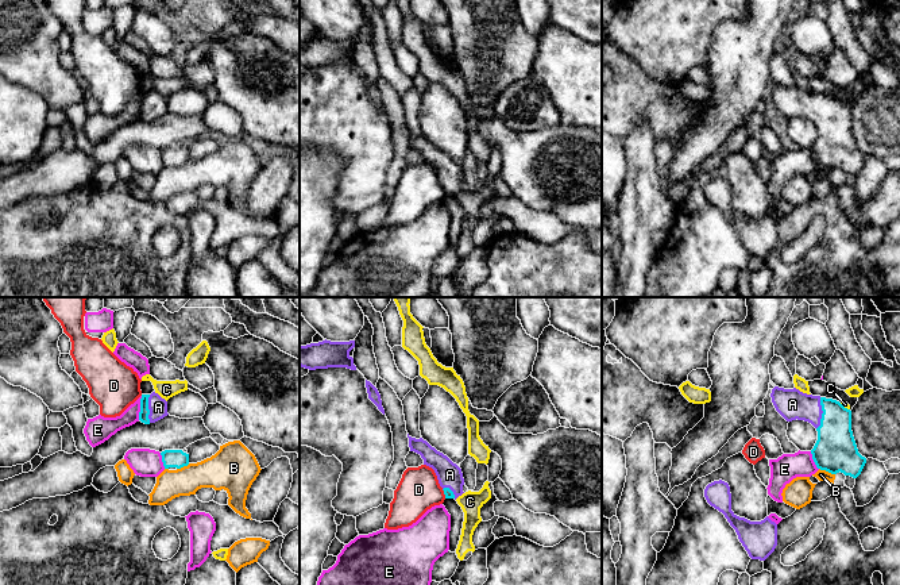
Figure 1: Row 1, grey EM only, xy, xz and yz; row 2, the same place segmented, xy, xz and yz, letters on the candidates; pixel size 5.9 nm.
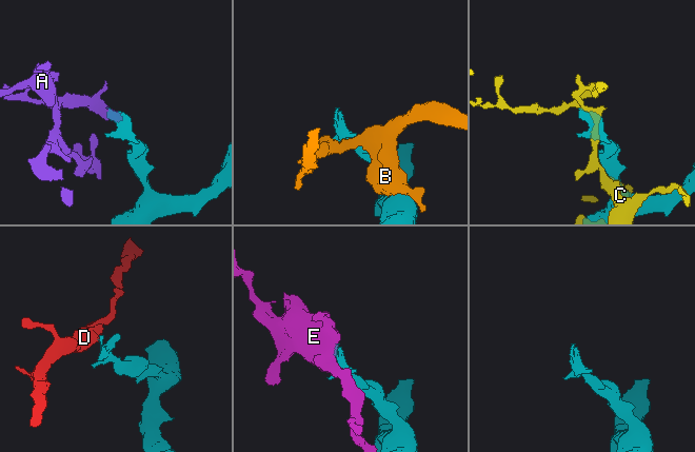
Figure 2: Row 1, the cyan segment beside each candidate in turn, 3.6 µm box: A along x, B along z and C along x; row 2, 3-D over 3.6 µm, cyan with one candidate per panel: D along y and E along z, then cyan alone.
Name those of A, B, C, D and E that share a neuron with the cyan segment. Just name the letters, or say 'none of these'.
A

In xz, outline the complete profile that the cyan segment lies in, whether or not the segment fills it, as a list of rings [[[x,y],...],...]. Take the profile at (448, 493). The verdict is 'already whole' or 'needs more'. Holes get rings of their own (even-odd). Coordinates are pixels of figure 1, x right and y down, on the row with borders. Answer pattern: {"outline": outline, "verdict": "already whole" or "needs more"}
{"outline": [[[407,434],[410,451],[421,455],[424,465],[432,467],[437,476],[439,484],[444,490],[445,499],[457,499],[461,496],[464,478],[461,469],[447,455],[437,451],[422,438],[416,439]]], "verdict": "needs more"}

